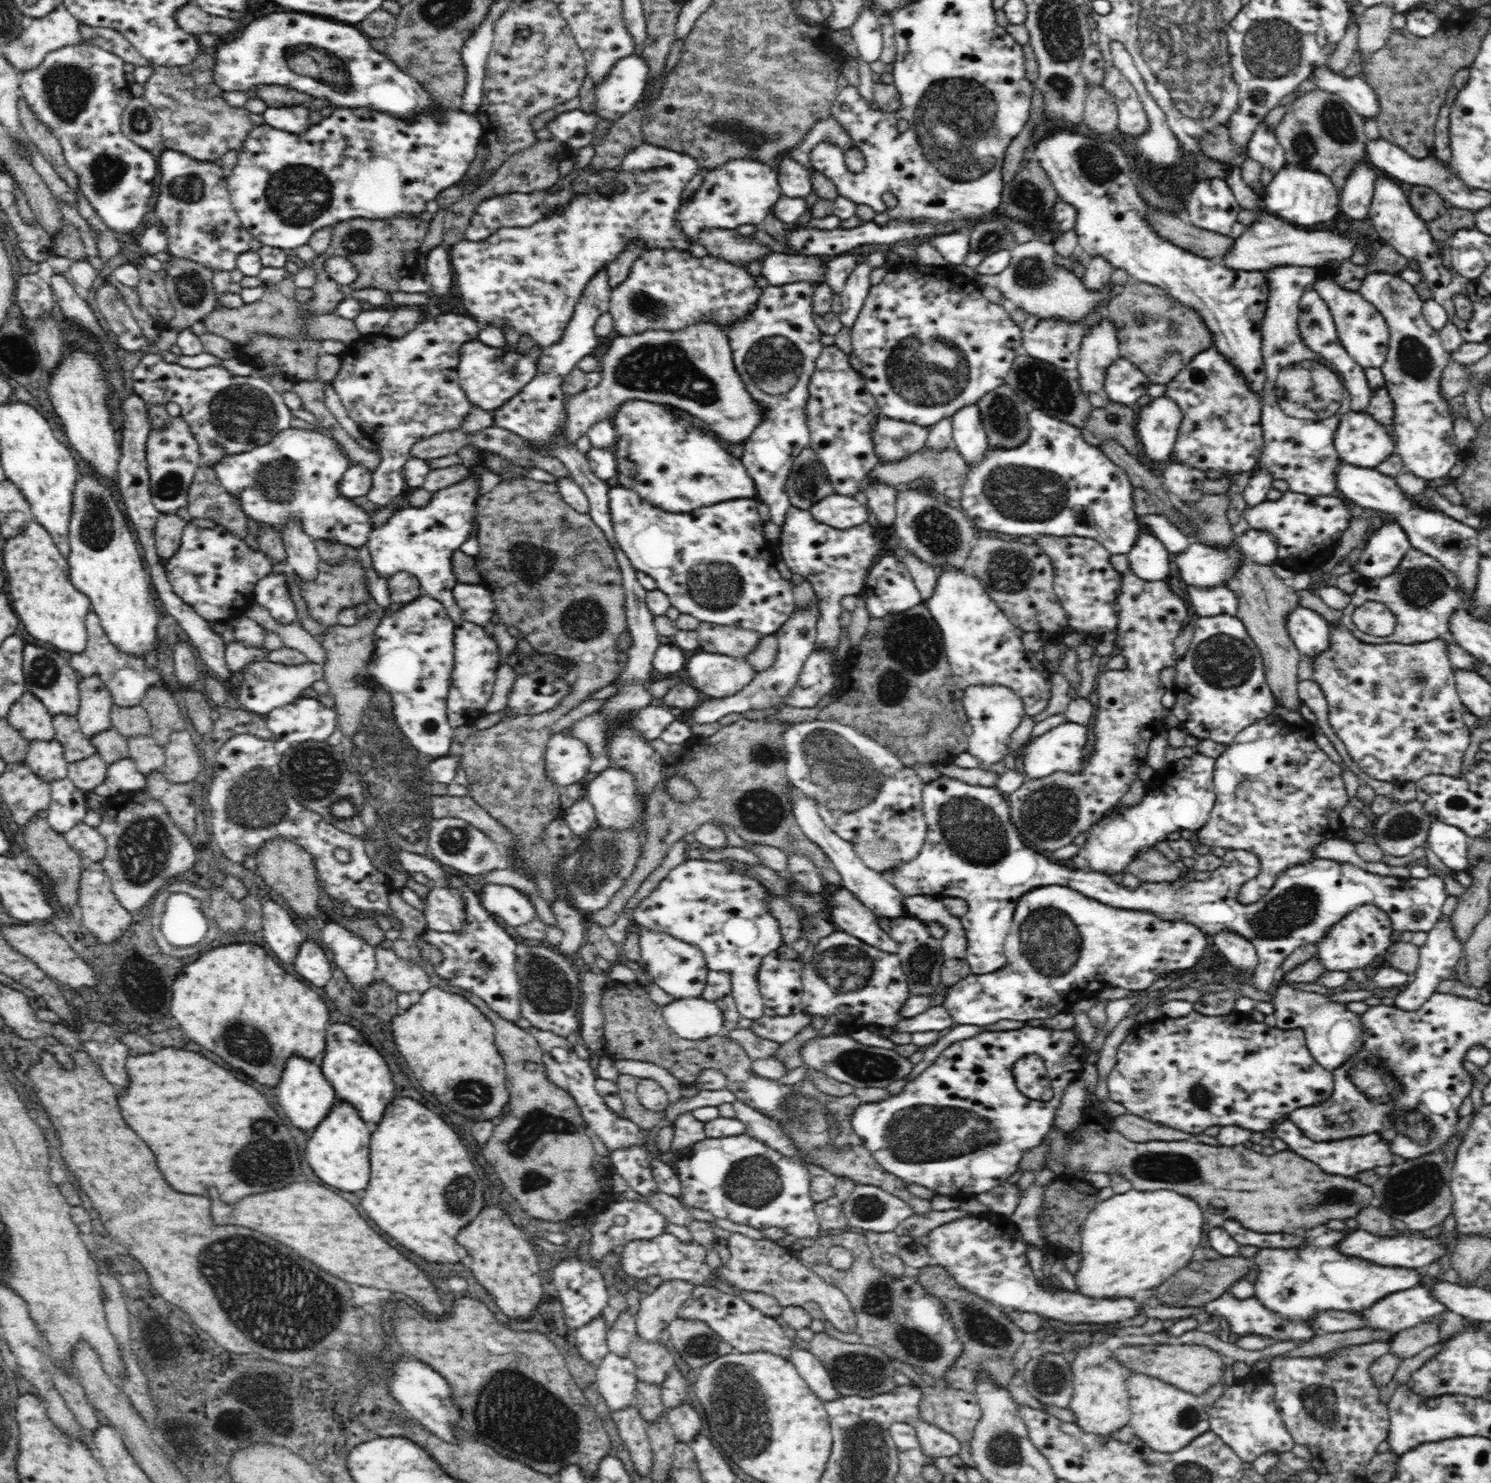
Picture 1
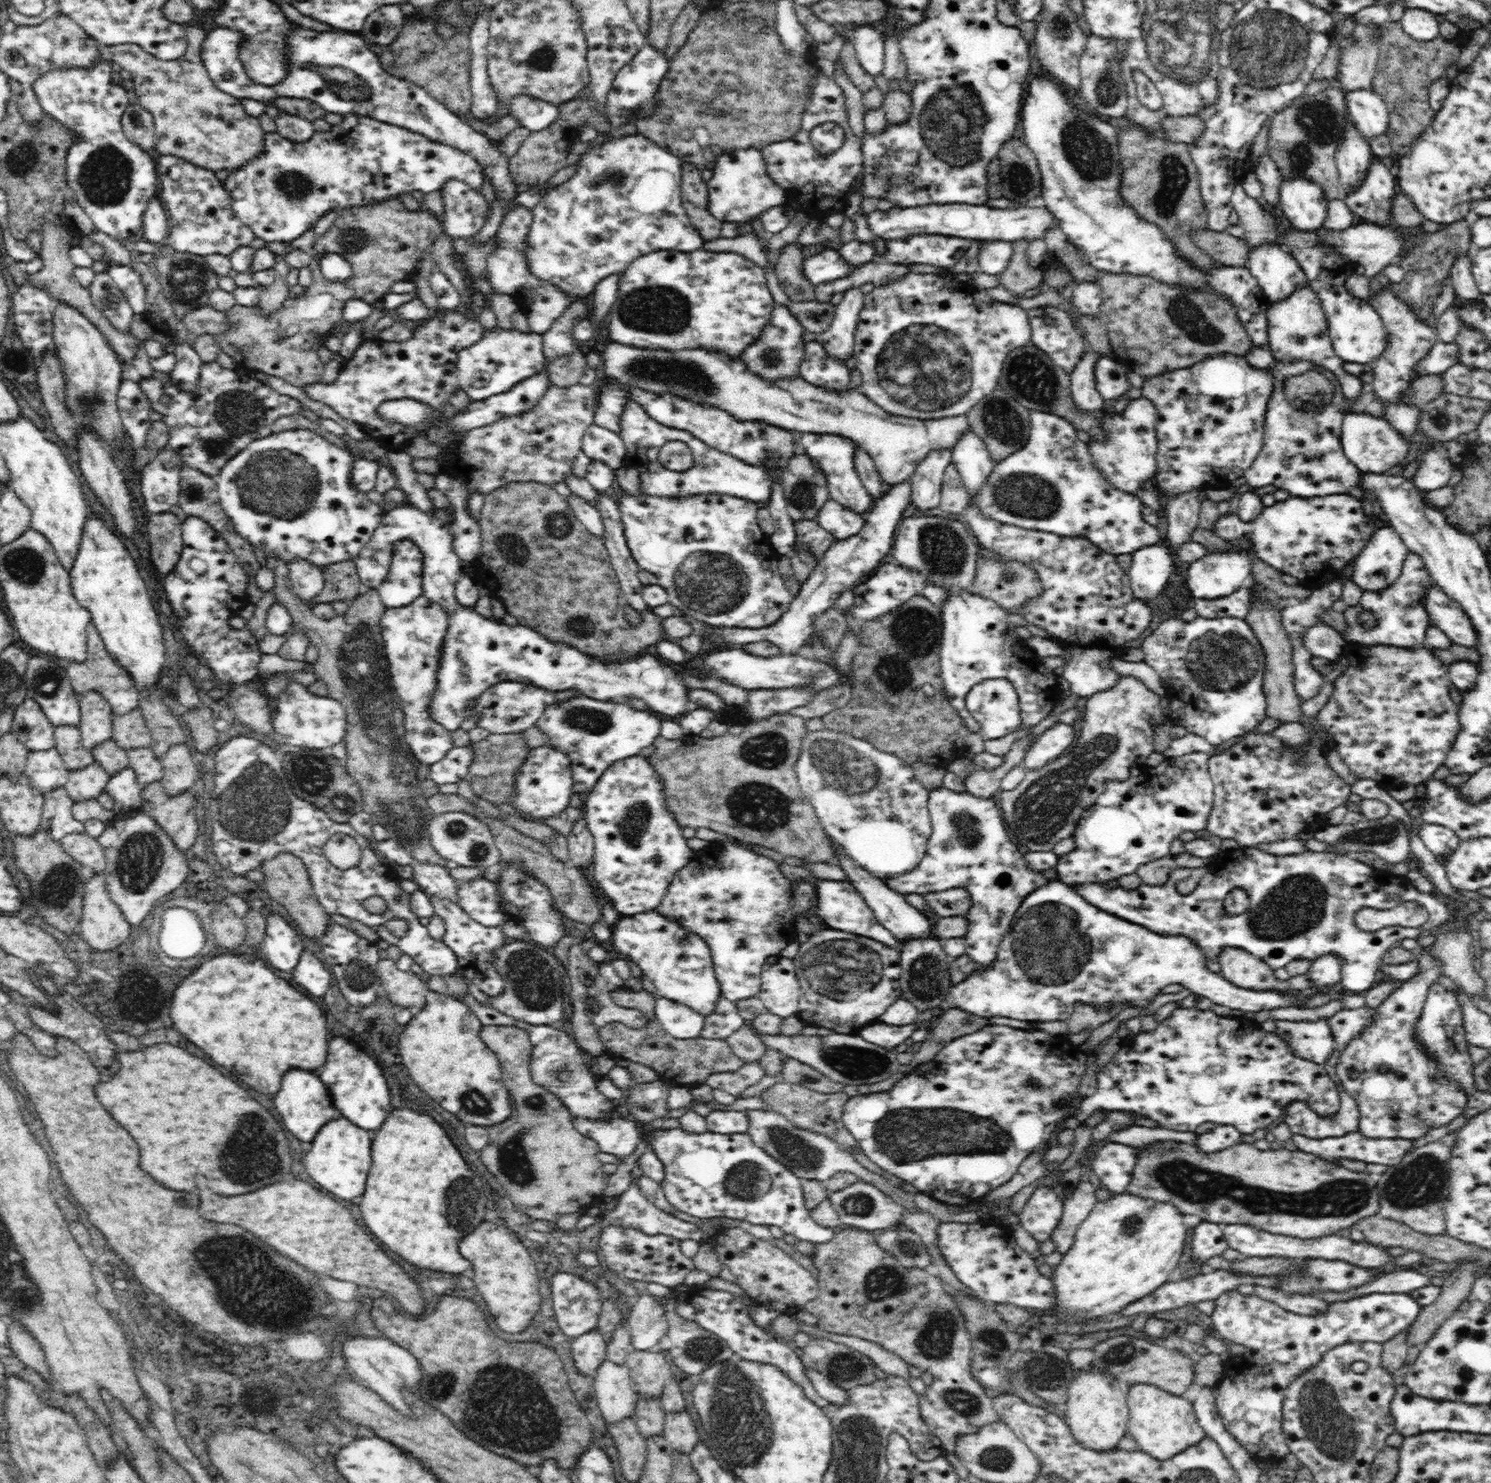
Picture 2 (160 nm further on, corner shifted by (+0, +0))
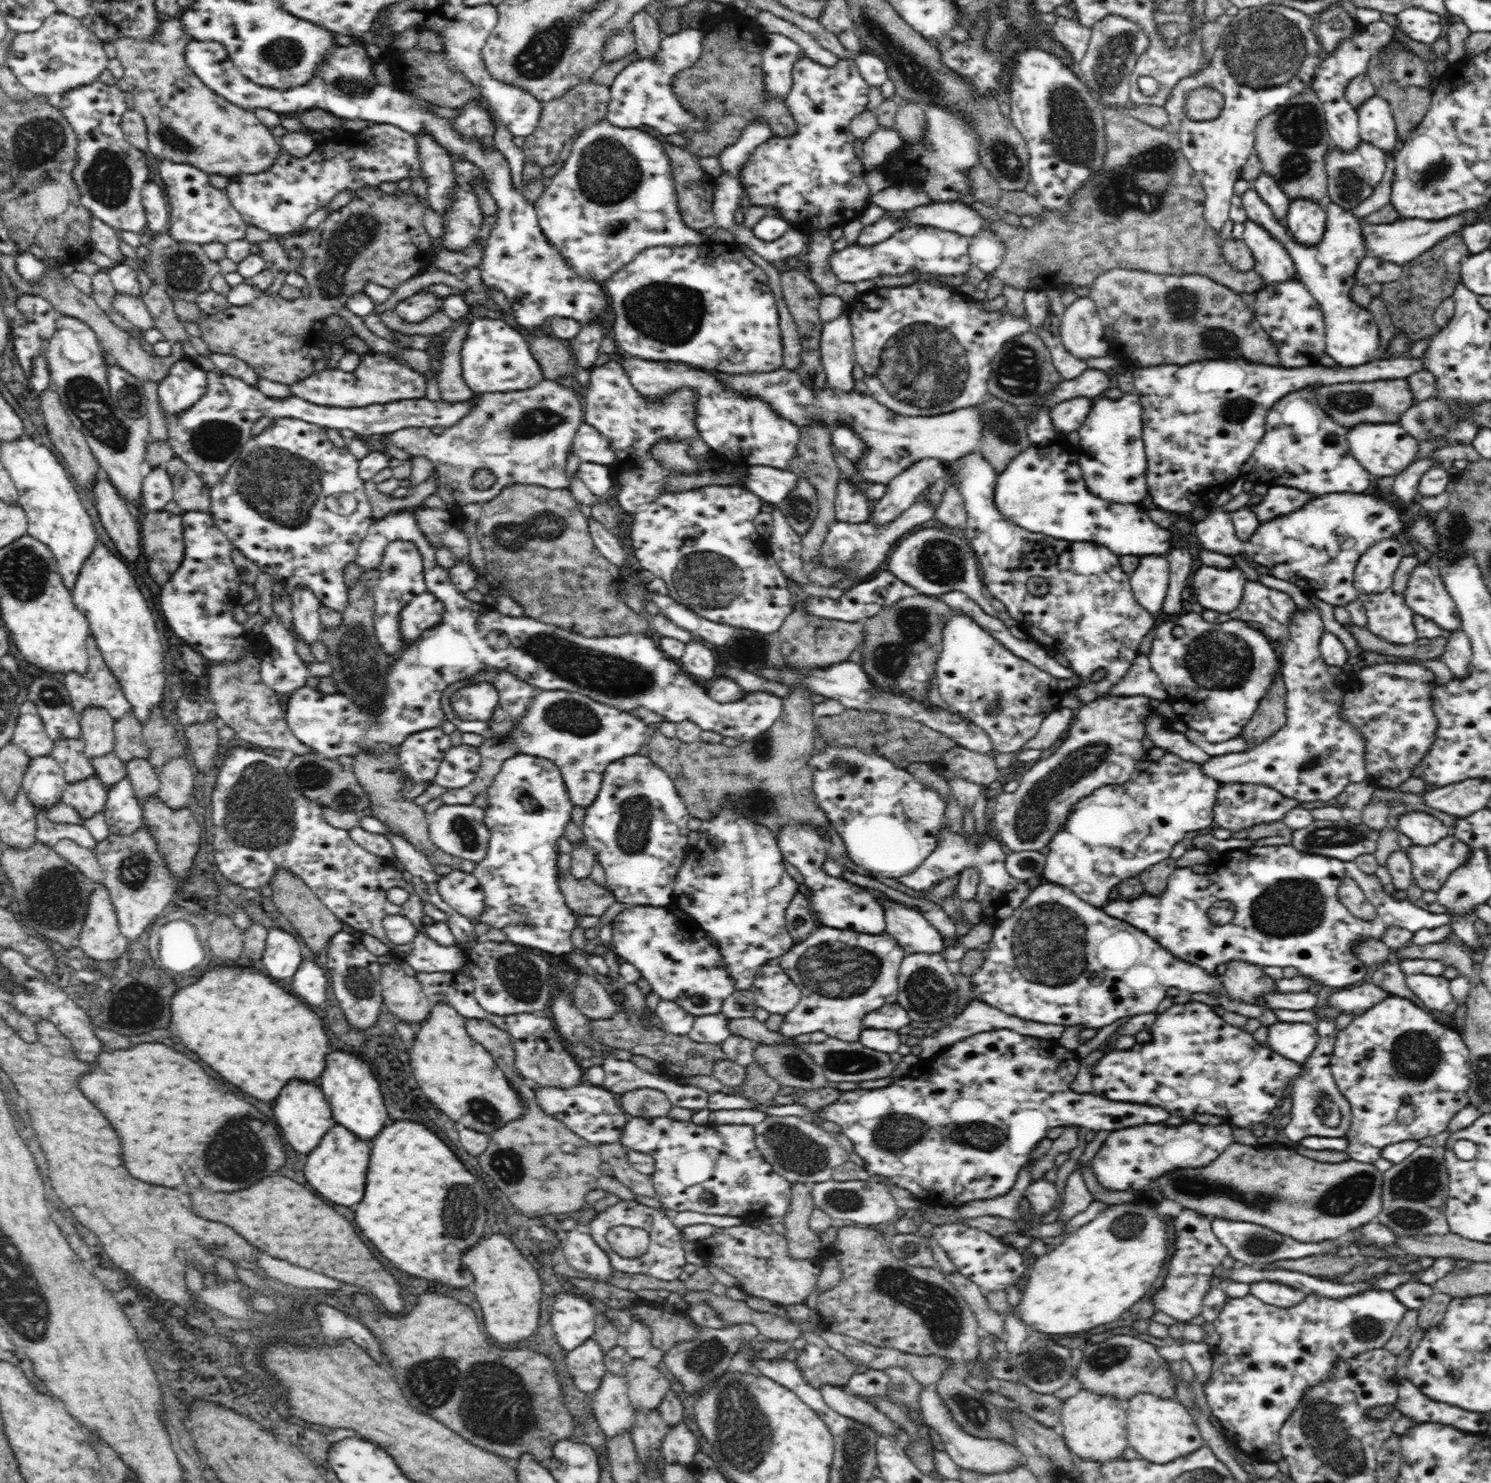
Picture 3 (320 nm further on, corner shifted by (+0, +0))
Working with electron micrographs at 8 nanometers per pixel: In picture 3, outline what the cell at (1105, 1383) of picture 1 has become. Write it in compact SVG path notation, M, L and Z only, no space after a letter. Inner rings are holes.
M1081 1389L1076 1395L1066 1399L1061 1406L1063 1439L1075 1457L1094 1462L1118 1460L1129 1446L1127 1439L1128 1399L1114 1398L1107 1394L1094 1394Z

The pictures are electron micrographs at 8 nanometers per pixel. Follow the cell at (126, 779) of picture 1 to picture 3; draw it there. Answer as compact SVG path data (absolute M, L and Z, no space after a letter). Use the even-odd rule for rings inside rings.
M127 776L108 789L103 815L110 833L130 836L142 826L141 801L136 799L134 788Z

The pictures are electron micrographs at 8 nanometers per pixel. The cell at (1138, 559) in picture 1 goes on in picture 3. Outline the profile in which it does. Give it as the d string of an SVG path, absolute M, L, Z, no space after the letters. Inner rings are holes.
M1140 556L1138 566L1129 573L1134 598L1155 616L1163 610L1169 587L1169 562L1166 556Z

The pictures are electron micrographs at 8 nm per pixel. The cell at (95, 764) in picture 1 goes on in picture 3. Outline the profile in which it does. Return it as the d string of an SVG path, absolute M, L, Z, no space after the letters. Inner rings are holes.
M95 775L86 780L67 783L60 802L74 807L83 820L103 812L107 801L108 789Z

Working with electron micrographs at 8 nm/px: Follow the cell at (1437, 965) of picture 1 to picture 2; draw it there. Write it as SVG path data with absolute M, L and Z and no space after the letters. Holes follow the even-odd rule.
M1429 947L1417 950L1418 974L1393 989L1389 996L1375 1008L1375 1016L1370 1024L1364 1024L1362 1032L1352 1038L1341 1052L1336 1064L1338 1079L1346 1093L1358 1103L1360 1120L1357 1132L1370 1139L1396 1138L1416 1141L1430 1130L1450 1124L1462 1114L1470 1095L1458 1087L1458 1083L1448 1081L1440 1075L1438 1065L1430 1059L1416 1039L1416 1022L1423 1012L1423 1006L1432 983L1439 982L1441 972L1439 962L1431 954Z

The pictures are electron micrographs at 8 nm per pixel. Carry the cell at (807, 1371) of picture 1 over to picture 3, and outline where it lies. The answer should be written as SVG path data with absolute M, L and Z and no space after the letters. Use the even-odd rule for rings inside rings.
M830 1384L820 1387L819 1391L824 1402L836 1413L854 1420L856 1424L871 1426L882 1437L896 1436L898 1426L864 1398Z

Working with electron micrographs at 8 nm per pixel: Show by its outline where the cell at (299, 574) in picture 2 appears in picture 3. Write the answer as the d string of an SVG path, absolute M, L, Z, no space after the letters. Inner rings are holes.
M292 588L290 592L293 632L297 638L303 638L306 644L318 642L320 632L324 629L319 617L320 600L309 588Z

